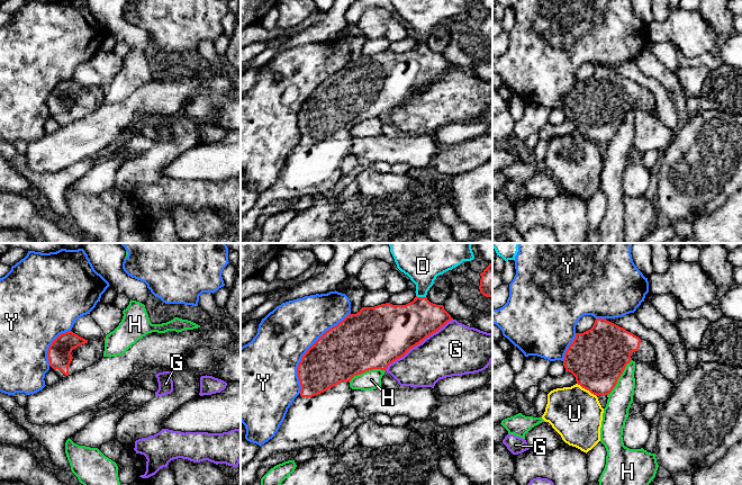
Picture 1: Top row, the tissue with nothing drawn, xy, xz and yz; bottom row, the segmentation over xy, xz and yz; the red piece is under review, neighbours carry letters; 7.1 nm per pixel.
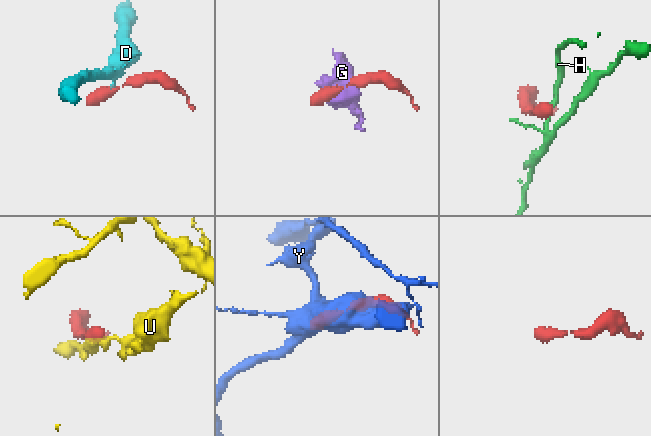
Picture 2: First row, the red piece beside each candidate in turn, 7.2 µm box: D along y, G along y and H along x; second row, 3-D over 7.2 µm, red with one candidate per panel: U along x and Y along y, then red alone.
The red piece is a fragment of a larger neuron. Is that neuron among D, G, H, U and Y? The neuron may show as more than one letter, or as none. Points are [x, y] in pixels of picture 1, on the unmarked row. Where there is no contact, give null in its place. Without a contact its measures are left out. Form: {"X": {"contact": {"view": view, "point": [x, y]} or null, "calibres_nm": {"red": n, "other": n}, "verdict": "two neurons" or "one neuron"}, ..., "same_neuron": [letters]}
{"D": {"contact": {"view": "xz", "point": [421, 45]}, "calibres_nm": {"red": 320, "other": 240}, "verdict": "two neurons"}, "G": {"contact": {"view": "xz", "point": [417, 91]}, "calibres_nm": {"red": 400, "other": 360}, "verdict": "two neurons"}, "H": {"contact": {"view": "yz", "point": [620, 124]}, "calibres_nm": {"red": 420, "other": 170}, "verdict": "two neurons"}, "U": {"contact": {"view": "yz", "point": [587, 137]}, "calibres_nm": {"red": 420, "other": 380}, "verdict": "two neurons"}, "Y": {"contact": {"view": "xz", "point": [307, 98]}, "calibres_nm": {"red": 380, "other": 380}, "verdict": "two neurons"}, "same_neuron": []}

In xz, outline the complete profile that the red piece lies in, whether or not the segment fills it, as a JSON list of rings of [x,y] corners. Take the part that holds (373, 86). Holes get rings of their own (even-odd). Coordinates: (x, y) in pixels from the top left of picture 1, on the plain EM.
[[[416,44],[406,53],[386,51],[374,55],[362,55],[356,62],[350,61],[337,73],[326,79],[307,98],[298,113],[300,142],[288,156],[278,180],[260,195],[255,205],[245,215],[241,216],[241,240],[256,230],[257,217],[268,205],[304,196],[326,196],[342,178],[342,163],[351,154],[351,127],[373,117],[386,119],[390,111],[404,105],[411,96],[452,68],[443,53],[433,52],[427,45]]]

